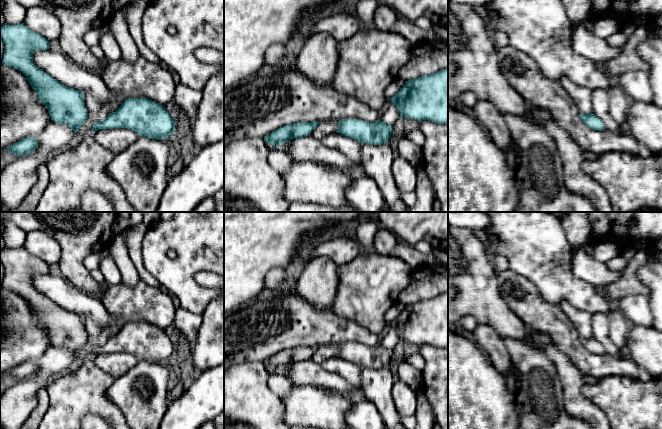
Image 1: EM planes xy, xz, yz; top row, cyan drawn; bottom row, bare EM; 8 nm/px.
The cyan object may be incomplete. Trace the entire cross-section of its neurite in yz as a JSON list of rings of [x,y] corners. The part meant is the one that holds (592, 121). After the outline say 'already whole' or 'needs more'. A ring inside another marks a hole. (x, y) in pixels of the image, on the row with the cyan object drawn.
[[[593,113],[589,114],[580,114],[581,120],[586,124],[589,128],[593,130],[603,130],[605,129],[604,123],[601,119],[599,119]]]; already whole

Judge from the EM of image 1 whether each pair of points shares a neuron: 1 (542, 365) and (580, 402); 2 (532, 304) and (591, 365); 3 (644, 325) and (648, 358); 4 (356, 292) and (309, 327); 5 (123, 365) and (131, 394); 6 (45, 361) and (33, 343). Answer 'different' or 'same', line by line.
1: different
2: same
3: same
4: different
5: different
6: different

